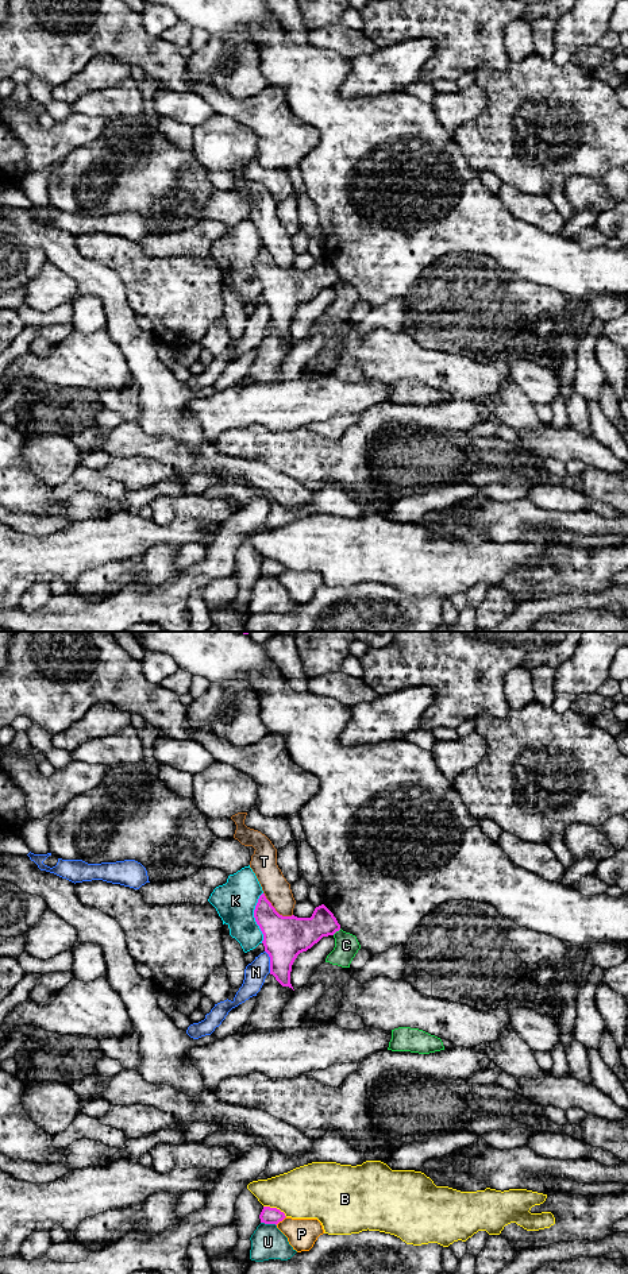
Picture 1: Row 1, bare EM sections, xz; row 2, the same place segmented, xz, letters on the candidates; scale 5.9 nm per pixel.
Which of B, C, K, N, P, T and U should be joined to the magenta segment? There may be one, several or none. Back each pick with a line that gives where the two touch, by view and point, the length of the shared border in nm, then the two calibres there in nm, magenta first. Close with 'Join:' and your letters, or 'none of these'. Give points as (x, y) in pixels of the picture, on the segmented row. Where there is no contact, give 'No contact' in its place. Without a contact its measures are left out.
Join: none of these

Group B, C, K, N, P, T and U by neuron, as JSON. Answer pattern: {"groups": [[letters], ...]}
{"groups": [["B"], ["C"], ["K"], ["N"], ["P"], ["T"], ["U"]]}

